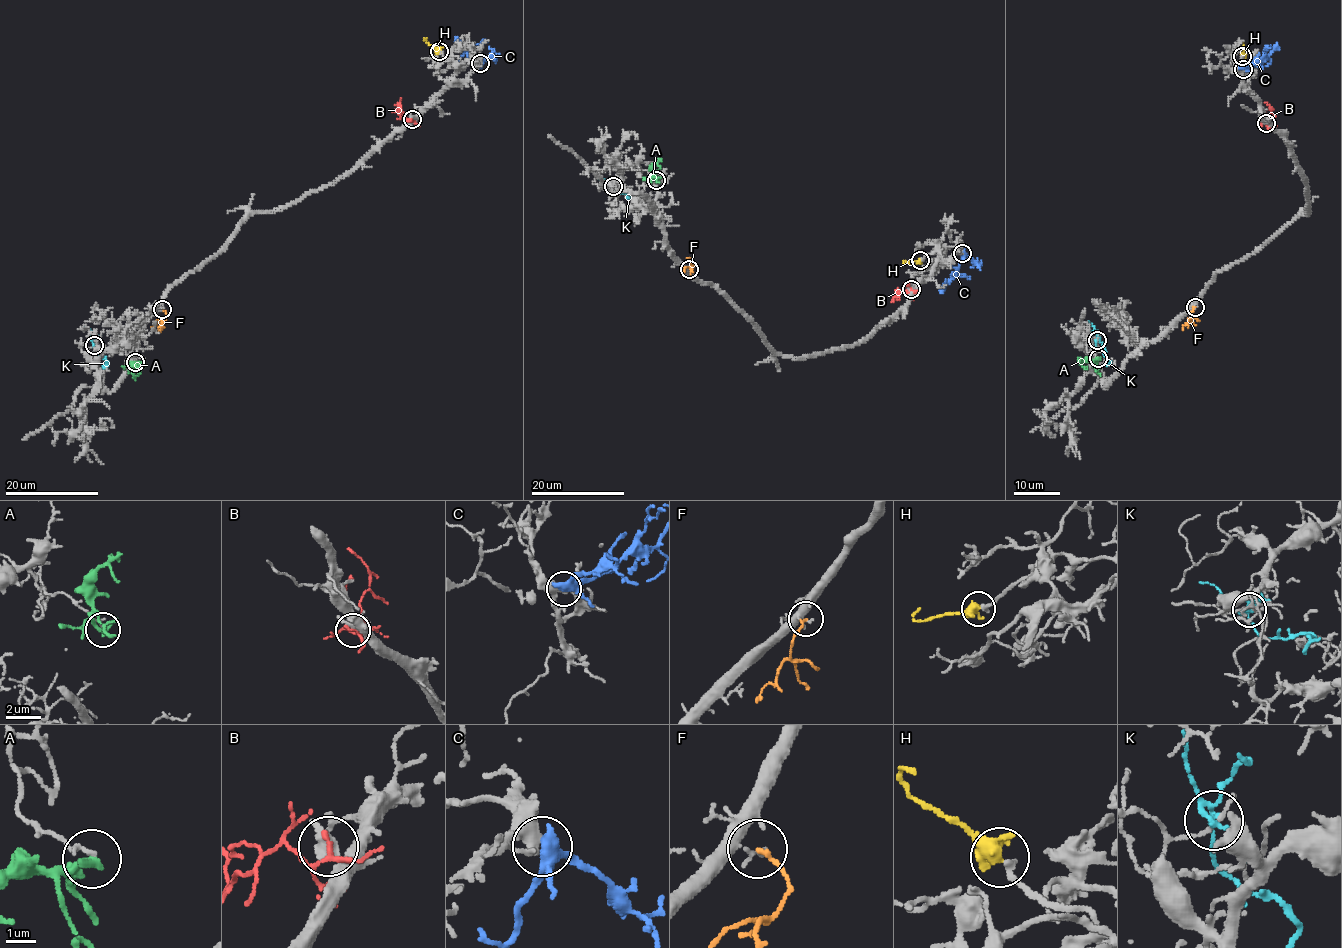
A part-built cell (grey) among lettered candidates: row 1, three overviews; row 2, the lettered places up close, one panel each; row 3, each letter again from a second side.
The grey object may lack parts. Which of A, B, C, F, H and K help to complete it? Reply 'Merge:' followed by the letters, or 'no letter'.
Merge: C, H

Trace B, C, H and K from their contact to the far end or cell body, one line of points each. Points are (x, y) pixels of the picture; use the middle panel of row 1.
B: (911, 289), (903, 289), (895, 296), (894, 289)
C: (963, 253), (953, 277), (940, 291)
H: (920, 260), (905, 263), (904, 260)
K: (613, 186), (618, 194), (630, 193), (627, 198)

